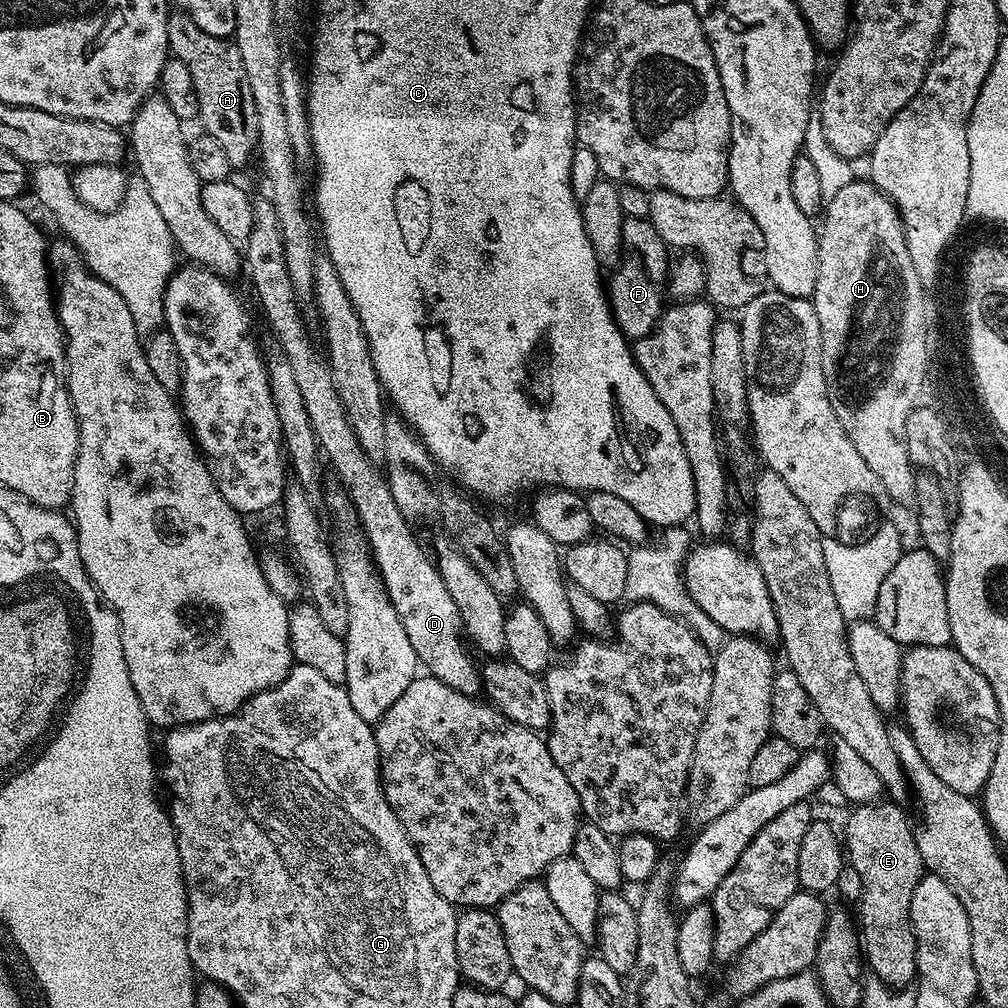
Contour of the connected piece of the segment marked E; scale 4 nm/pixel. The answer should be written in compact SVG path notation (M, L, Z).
M877 802L851 809L848 825L842 828L842 840L850 866L862 878L862 894L858 901L859 943L862 956L872 967L871 975L887 988L904 990L917 979L916 939L910 918L910 898L918 882L926 875L924 859L918 854L916 833L908 825L899 803Z

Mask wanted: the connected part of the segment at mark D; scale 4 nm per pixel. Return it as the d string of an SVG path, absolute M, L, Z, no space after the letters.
M257 199L252 206L252 229L242 248L242 264L260 299L260 308L272 327L271 335L286 354L290 370L294 370L294 378L298 382L298 390L302 390L302 402L306 402L306 414L310 414L310 426L320 444L320 451L327 463L328 460L332 463L341 480L339 483L348 493L356 517L360 519L364 537L368 540L376 571L380 573L380 580L388 591L394 610L398 610L398 618L402 618L406 638L410 638L410 646L414 646L414 654L423 671L462 694L479 697L482 692L482 672L478 664L476 668L468 653L470 648L462 631L458 606L446 590L436 564L420 549L408 525L411 523L398 510L398 502L394 502L394 494L390 494L390 486L381 469L366 455L362 446L358 446L354 426L350 426L350 418L346 418L346 406L342 406L342 398L338 398L338 390L334 390L332 369L328 367L325 353L316 349L304 325L304 316L299 308L301 305L291 285L289 271L286 270L283 250L282 230L278 226L278 214L274 212L271 199Z

